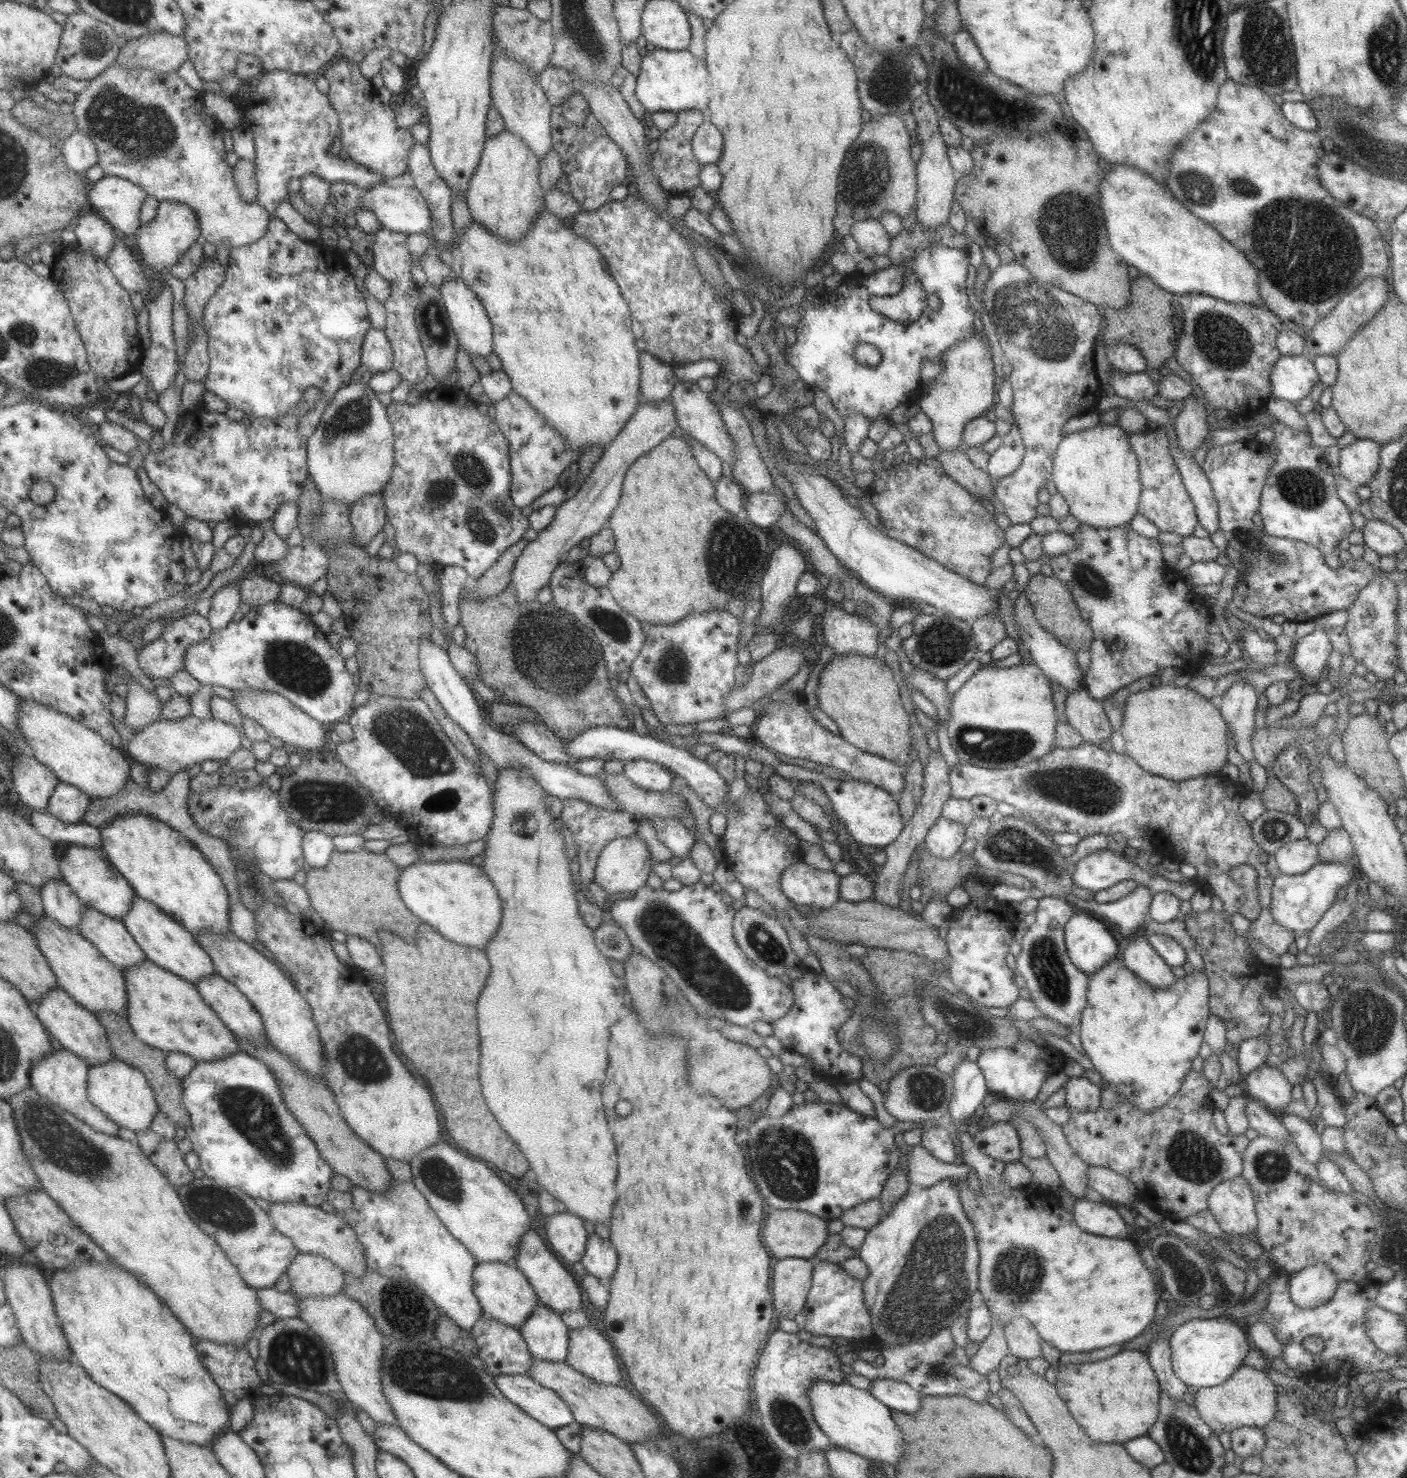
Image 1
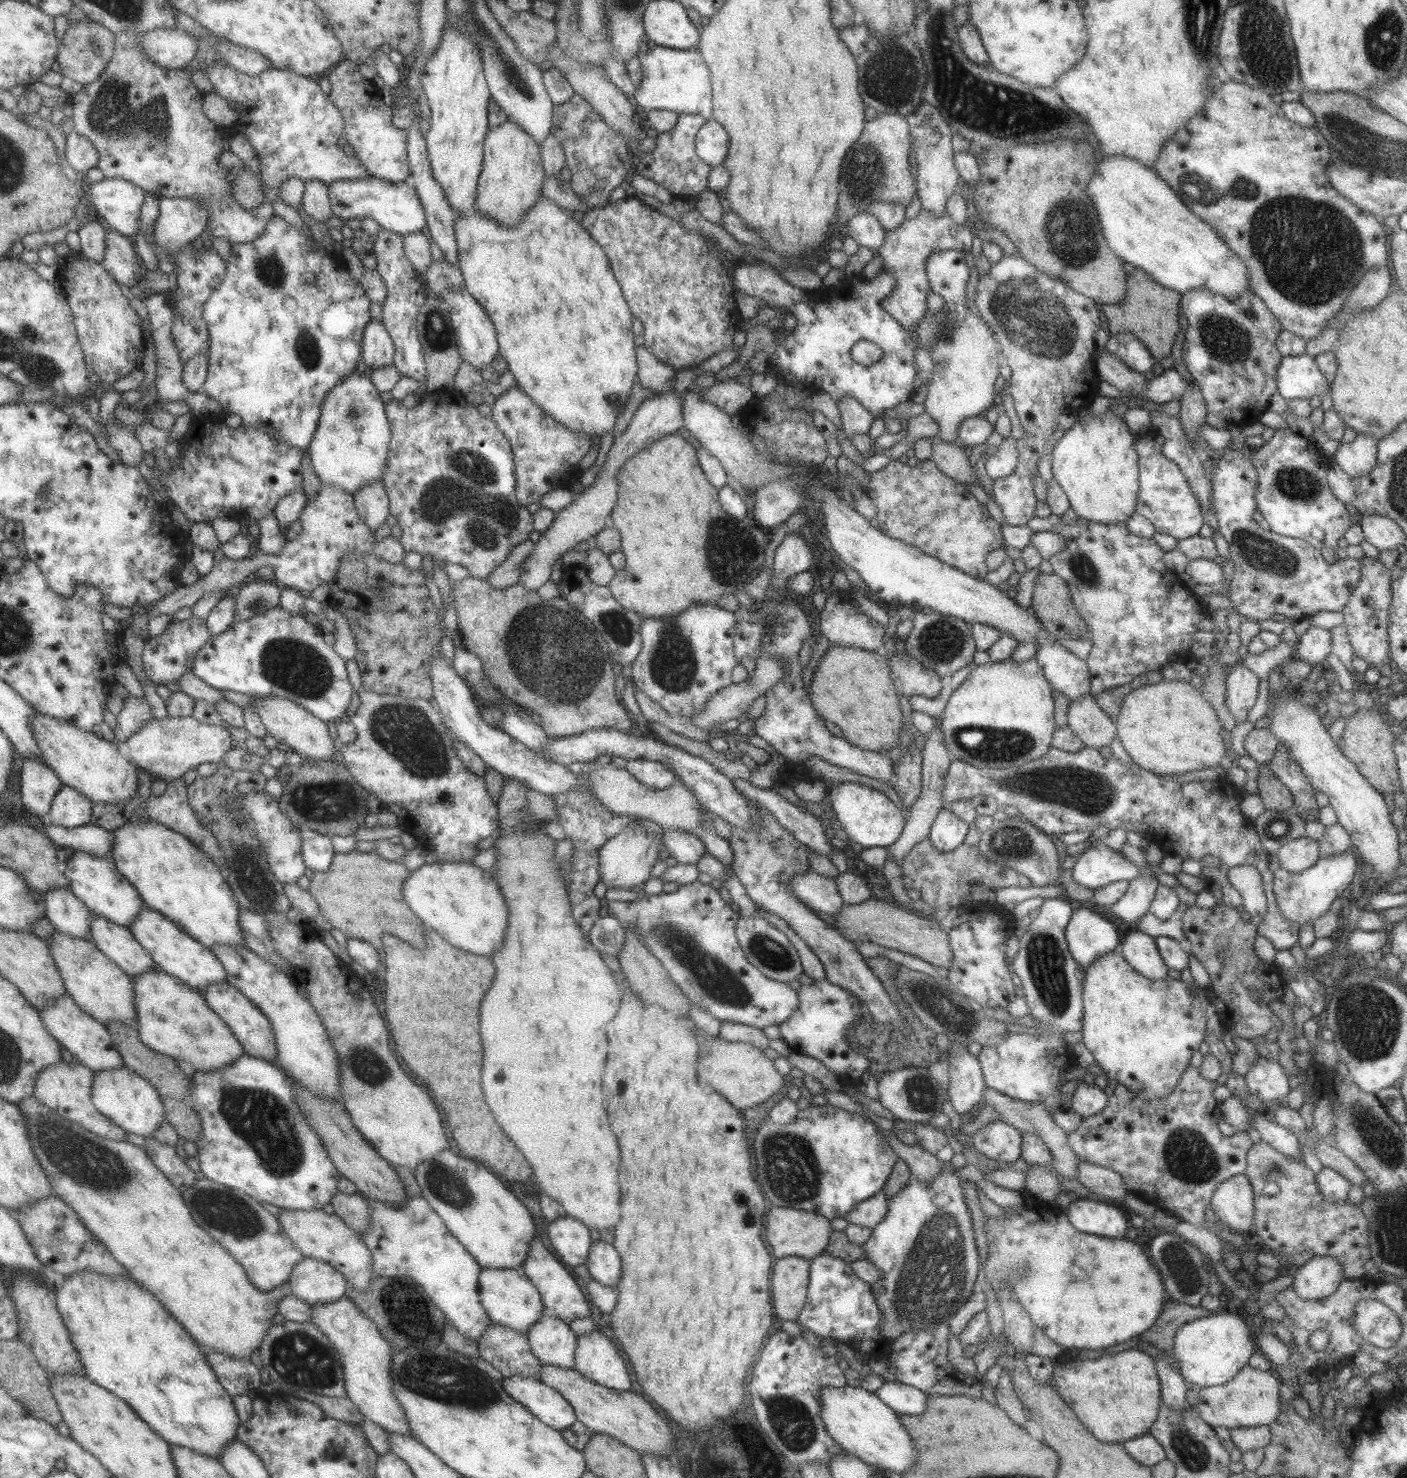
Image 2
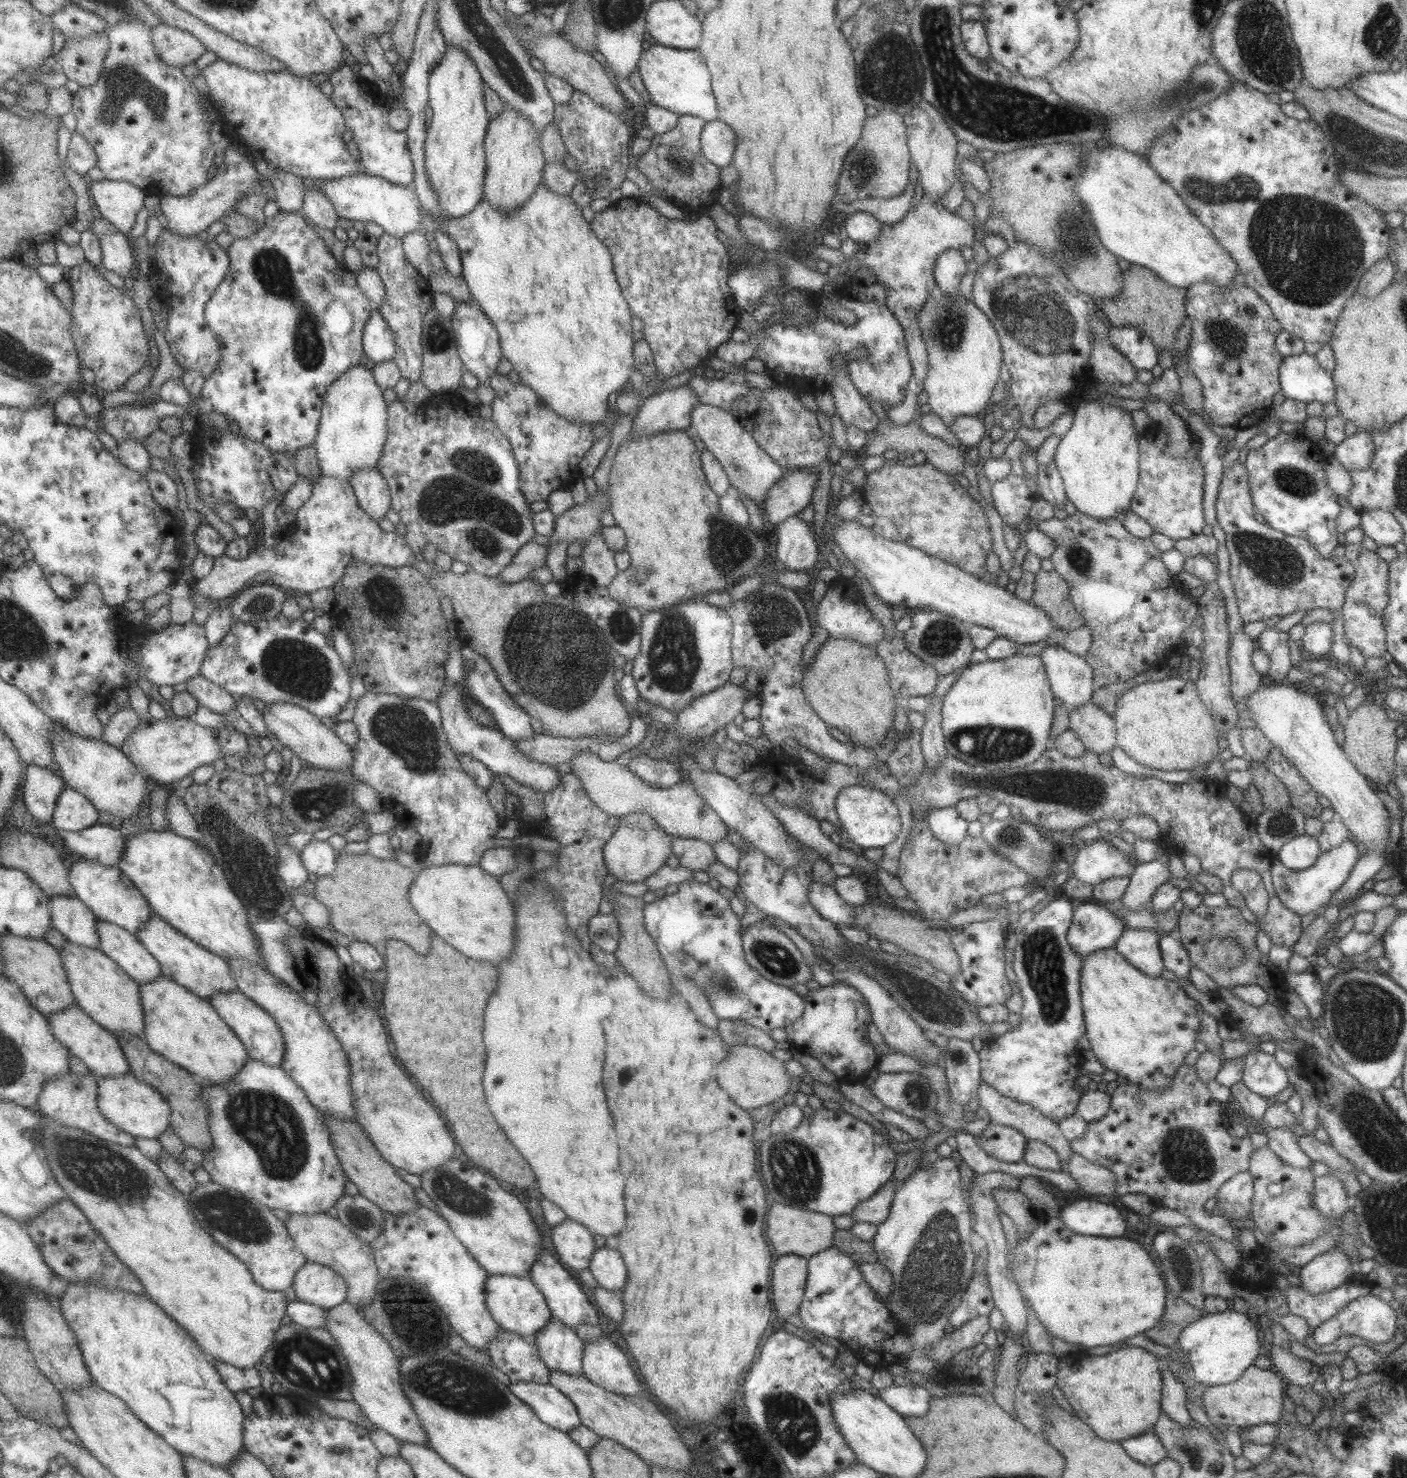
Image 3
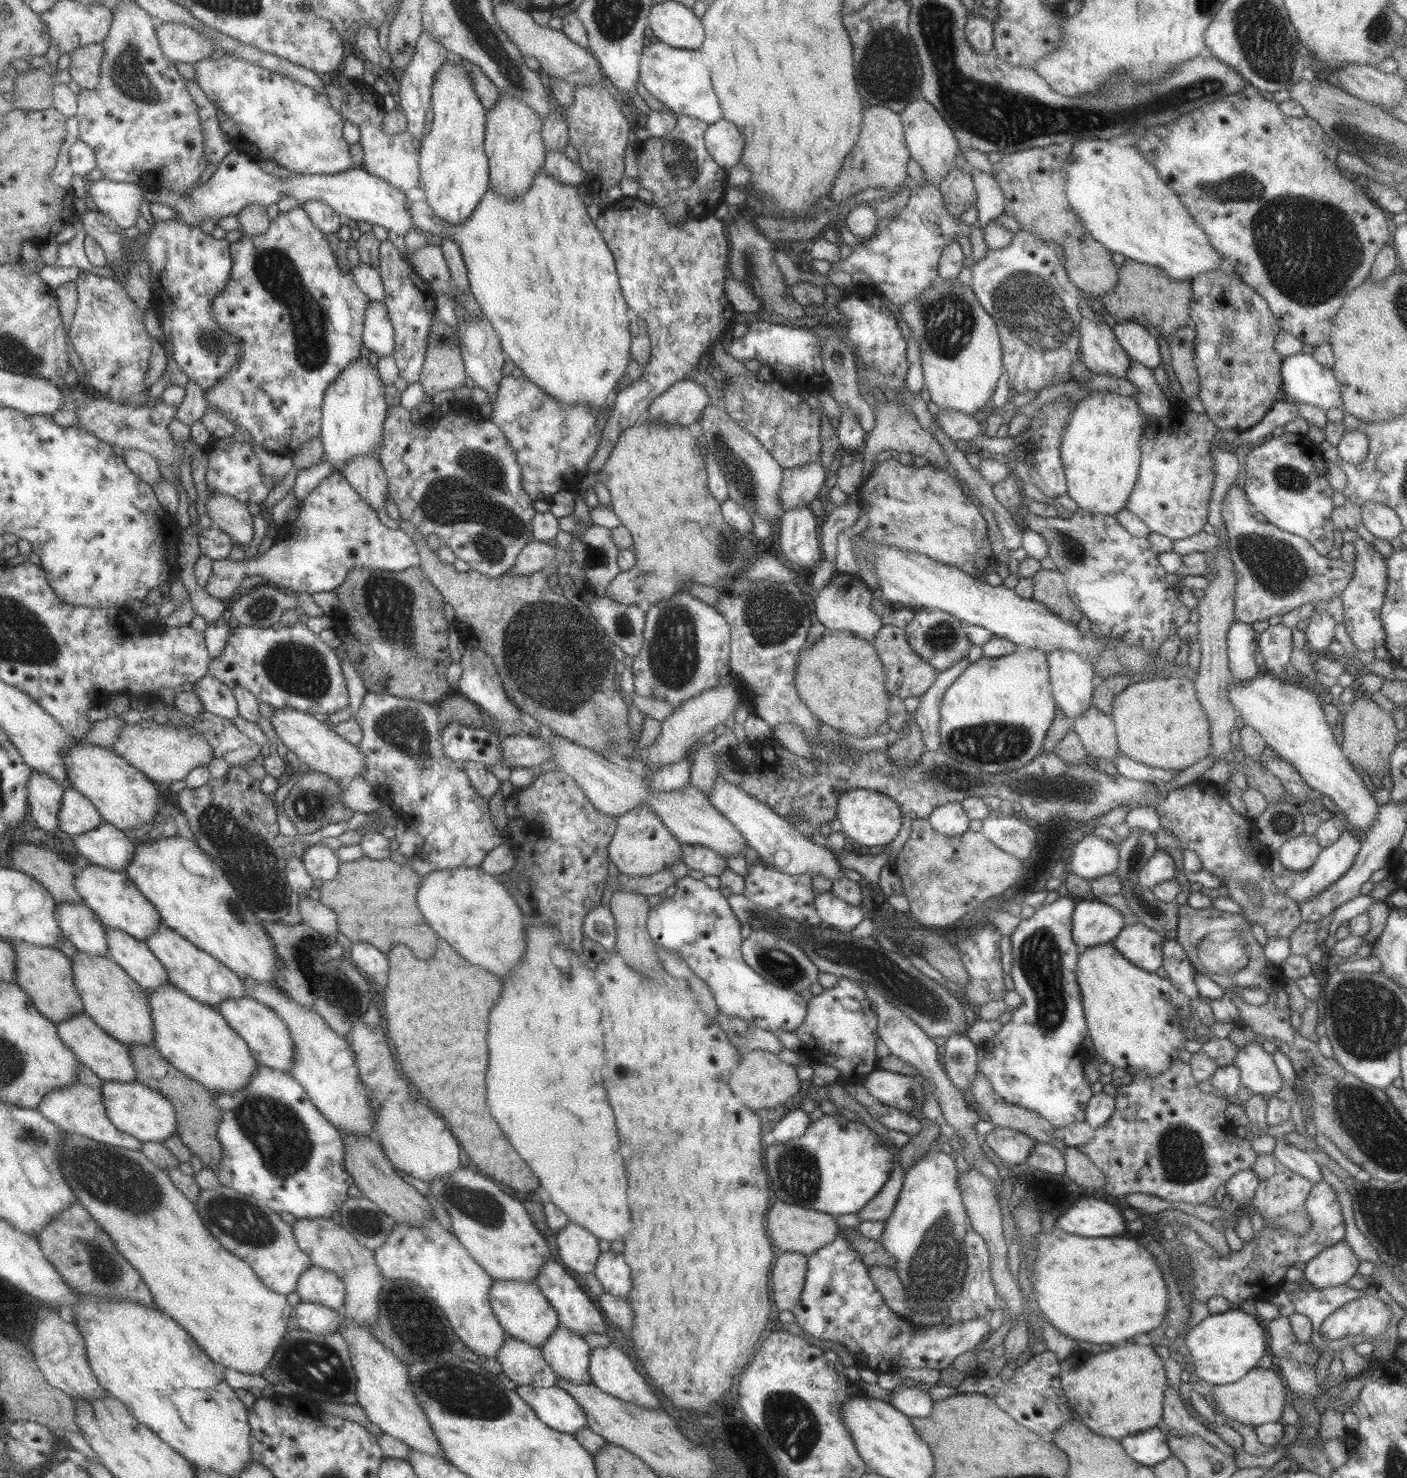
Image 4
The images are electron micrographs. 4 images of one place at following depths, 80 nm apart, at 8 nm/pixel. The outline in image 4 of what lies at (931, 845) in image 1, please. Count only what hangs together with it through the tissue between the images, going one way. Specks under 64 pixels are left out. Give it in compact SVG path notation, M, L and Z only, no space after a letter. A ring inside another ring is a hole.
M948 802L934 808L928 816L931 828L943 836L961 836L967 830L970 818L961 802Z

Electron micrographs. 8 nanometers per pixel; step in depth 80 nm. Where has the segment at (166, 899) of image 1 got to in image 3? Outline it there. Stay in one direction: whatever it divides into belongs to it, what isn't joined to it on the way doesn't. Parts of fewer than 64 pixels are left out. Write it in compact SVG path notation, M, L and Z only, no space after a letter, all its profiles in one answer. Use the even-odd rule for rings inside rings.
M150 828L126 836L119 868L138 886L154 912L195 944L225 960L245 959L263 965L243 904L203 846L179 833Z

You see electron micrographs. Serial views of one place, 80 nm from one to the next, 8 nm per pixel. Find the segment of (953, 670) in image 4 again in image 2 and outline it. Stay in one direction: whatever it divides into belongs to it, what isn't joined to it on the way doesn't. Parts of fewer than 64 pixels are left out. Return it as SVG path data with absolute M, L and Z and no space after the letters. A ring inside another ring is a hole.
M938 723L936 727L929 734L925 734L925 744L922 750L922 765L920 773L922 774L922 785L920 788L920 795L917 800L909 808L909 818L904 821L903 830L899 833L897 840L890 845L885 846L889 856L895 861L897 866L901 865L903 857L924 838L928 838L930 826L933 824L937 813L942 809L942 788L944 783L944 776L951 761L947 749L941 746L941 732L939 732Z

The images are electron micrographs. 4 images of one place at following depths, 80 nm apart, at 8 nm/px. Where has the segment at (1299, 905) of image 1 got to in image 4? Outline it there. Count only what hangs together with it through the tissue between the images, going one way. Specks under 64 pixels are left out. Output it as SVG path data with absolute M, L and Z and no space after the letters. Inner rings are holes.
M1344 830L1333 844L1321 848L1315 863L1305 871L1286 870L1280 864L1276 852L1273 852L1270 857L1271 881L1273 881L1273 885L1275 885L1279 894L1291 899L1291 901L1295 901L1299 906L1301 903L1309 901L1309 899L1315 899L1315 897L1321 895L1321 892L1327 891L1331 884L1339 880L1339 877L1343 876L1355 861L1355 855L1359 849L1359 841Z

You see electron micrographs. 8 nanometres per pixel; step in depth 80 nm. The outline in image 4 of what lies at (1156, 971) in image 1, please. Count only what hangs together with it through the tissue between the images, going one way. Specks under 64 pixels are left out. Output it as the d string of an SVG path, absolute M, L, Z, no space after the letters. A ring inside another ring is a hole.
M1136 923L1126 925L1112 946L1137 968L1155 973L1162 966L1163 942L1159 934L1141 923Z

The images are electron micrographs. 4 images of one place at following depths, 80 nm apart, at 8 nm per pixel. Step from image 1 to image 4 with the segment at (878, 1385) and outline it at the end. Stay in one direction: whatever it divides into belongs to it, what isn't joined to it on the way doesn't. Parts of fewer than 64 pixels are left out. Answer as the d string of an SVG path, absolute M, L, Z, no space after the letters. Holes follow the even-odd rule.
M903 1386L890 1390L888 1404L910 1419L913 1416L923 1418L923 1416L929 1416L933 1400L931 1400L927 1391L916 1387Z

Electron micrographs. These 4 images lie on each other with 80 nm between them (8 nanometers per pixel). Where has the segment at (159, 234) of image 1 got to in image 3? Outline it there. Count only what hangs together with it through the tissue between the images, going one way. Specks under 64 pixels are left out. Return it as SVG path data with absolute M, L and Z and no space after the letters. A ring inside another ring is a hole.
M227 147L222 152L224 161L219 165L219 170L207 185L197 188L186 196L165 195L162 199L162 214L166 218L166 228L174 234L182 236L196 236L198 232L205 231L208 226L219 220L227 211L234 209L236 200L243 198L249 192L262 192L262 187L257 180L257 172L253 163L244 160L242 154L235 149Z

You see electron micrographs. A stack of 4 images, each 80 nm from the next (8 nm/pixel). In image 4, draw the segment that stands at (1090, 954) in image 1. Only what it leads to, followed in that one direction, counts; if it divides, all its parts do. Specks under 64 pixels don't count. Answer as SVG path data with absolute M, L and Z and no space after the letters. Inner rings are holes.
M1081 898L1072 914L1071 941L1077 953L1101 944L1112 944L1119 932L1127 925L1117 910L1098 900Z

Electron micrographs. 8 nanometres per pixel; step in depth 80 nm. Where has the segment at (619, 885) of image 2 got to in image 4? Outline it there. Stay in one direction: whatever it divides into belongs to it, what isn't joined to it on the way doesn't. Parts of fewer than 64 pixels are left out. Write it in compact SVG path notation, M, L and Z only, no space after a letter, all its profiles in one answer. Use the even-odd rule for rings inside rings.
M646 804L616 817L615 832L606 851L617 872L627 877L645 877L670 869L674 862L681 862L680 843Z

